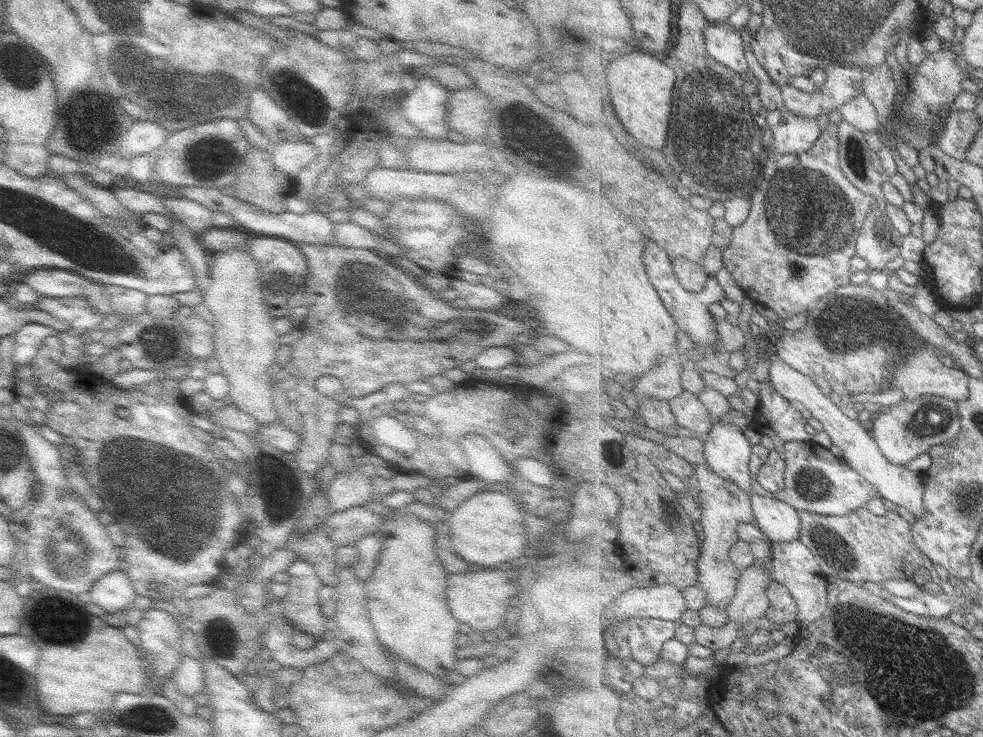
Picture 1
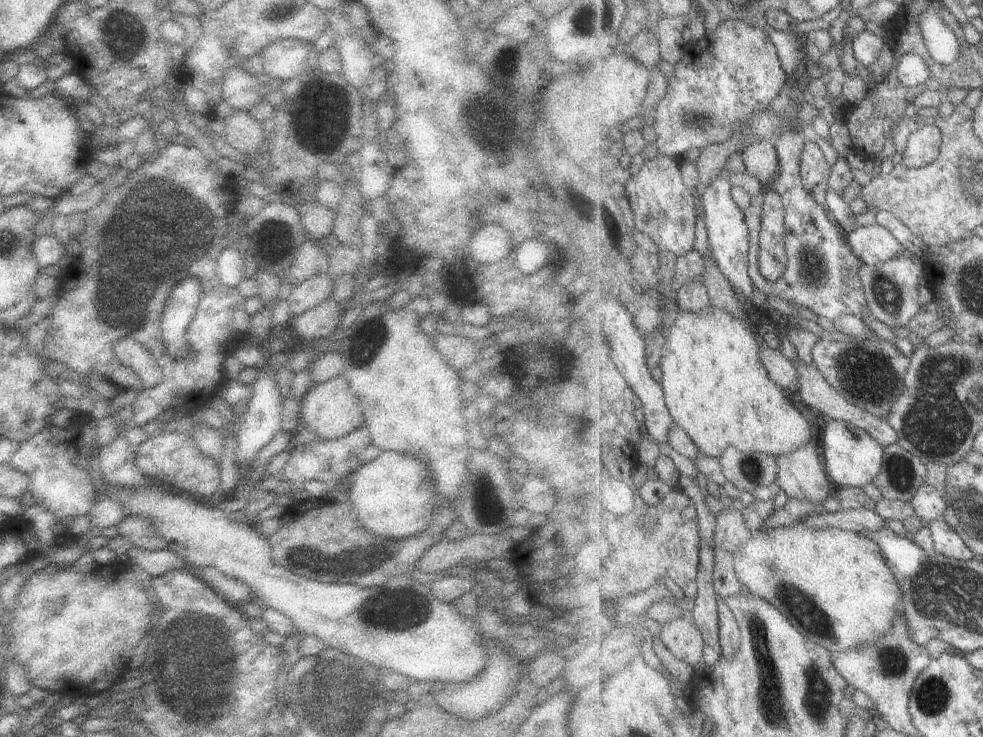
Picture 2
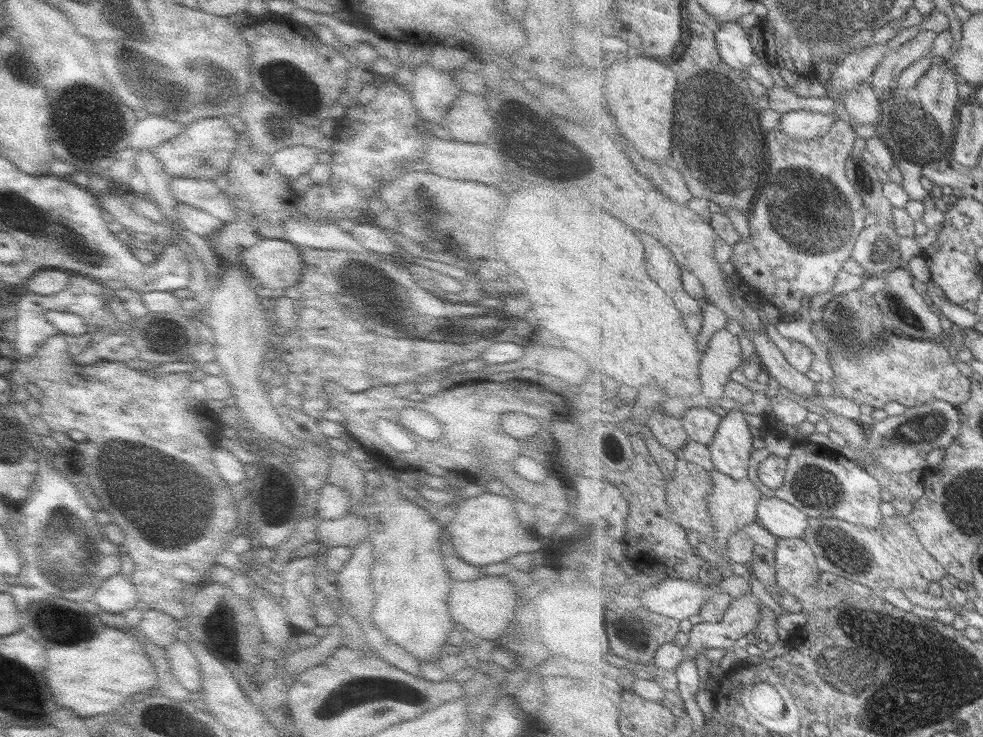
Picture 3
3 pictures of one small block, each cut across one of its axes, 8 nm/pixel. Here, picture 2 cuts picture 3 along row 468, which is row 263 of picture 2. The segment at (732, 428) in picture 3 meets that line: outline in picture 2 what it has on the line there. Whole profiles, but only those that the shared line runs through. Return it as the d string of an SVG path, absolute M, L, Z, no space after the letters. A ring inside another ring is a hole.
M715 176L702 194L709 244L714 254L713 260L733 286L746 295L756 295L749 274L750 230L746 223L746 211L736 203L732 192L733 186L728 177Z

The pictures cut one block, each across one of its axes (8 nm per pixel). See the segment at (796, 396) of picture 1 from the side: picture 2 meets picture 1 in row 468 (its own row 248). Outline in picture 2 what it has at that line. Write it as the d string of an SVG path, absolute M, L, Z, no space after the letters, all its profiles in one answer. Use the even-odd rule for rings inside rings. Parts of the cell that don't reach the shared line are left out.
M877 223L859 226L849 232L847 238L856 255L859 255L868 265L878 265L905 254L917 261L922 259L909 248L905 248L889 230Z

